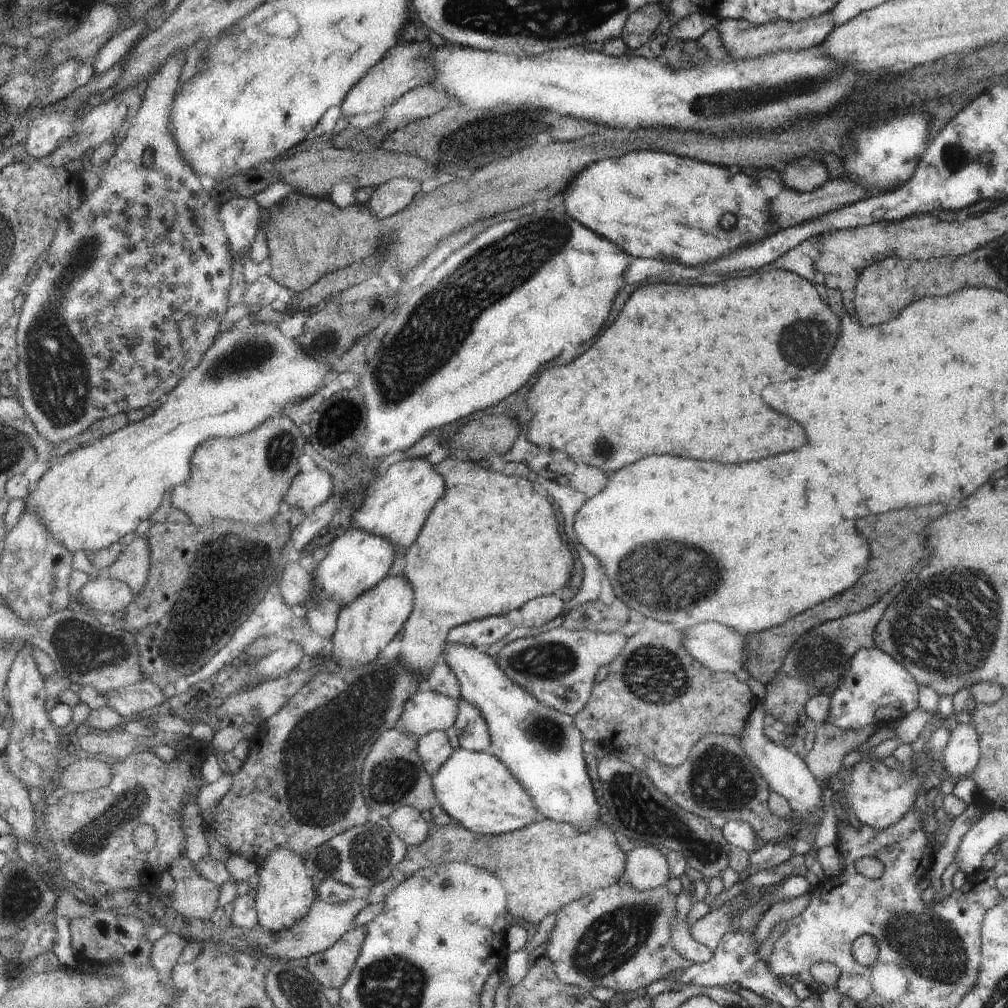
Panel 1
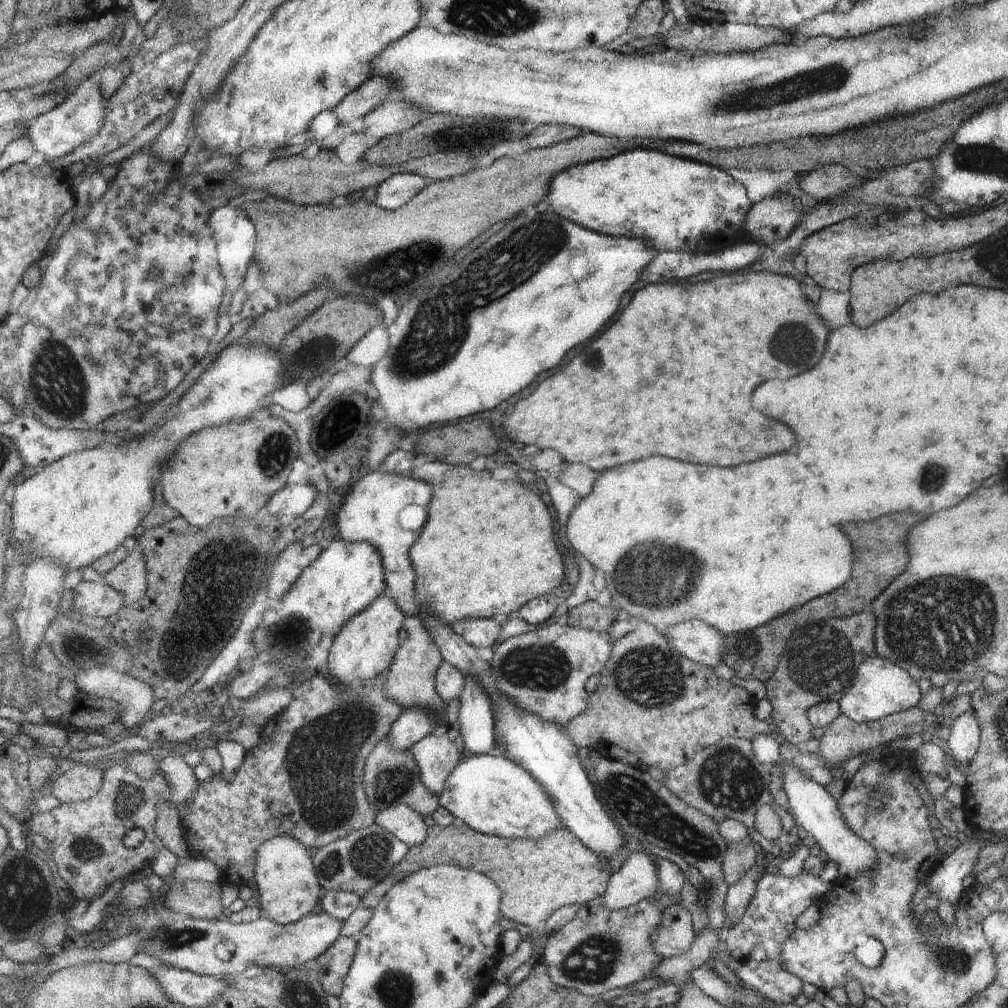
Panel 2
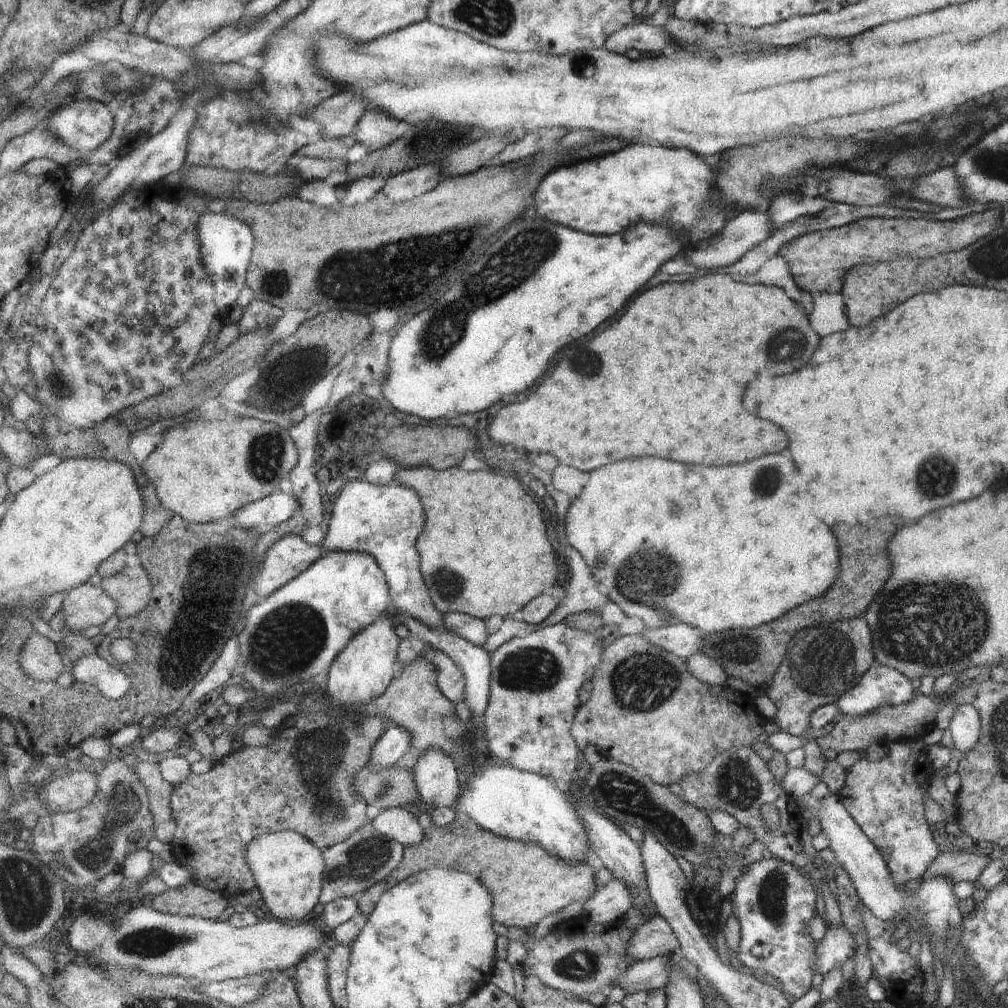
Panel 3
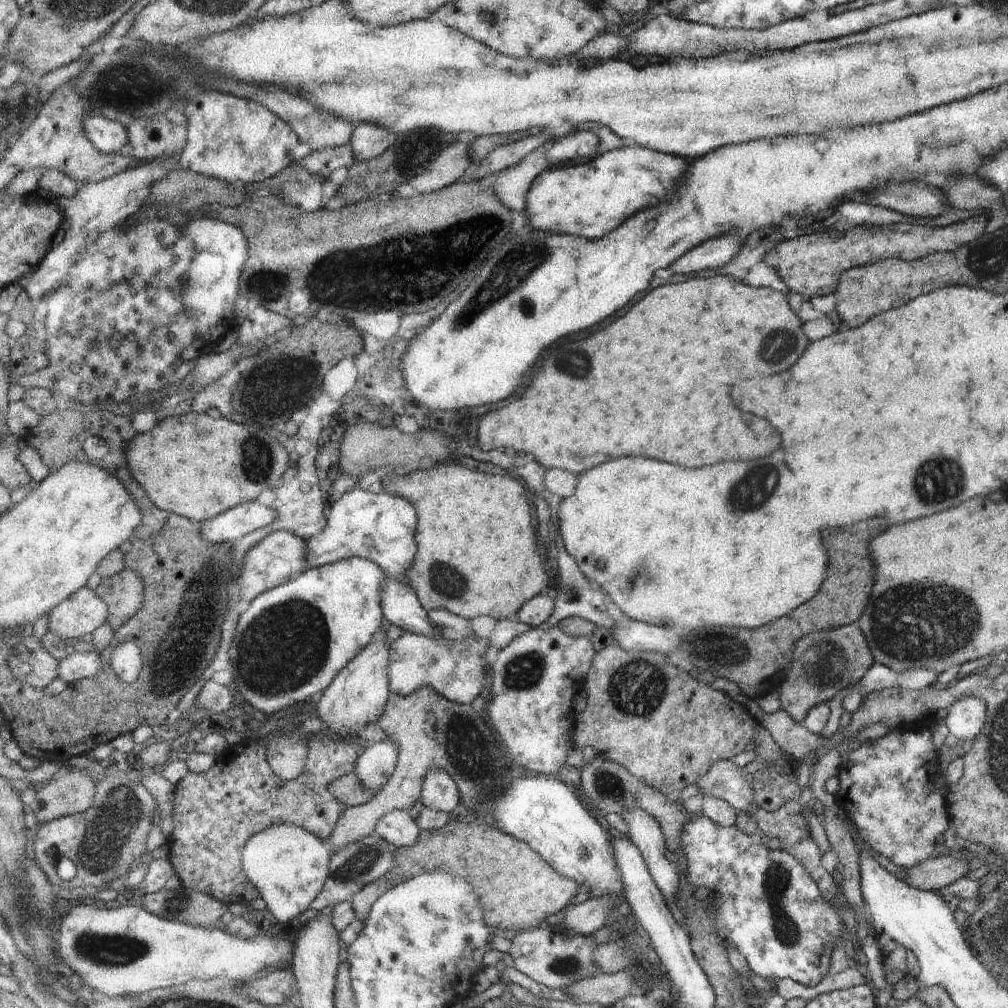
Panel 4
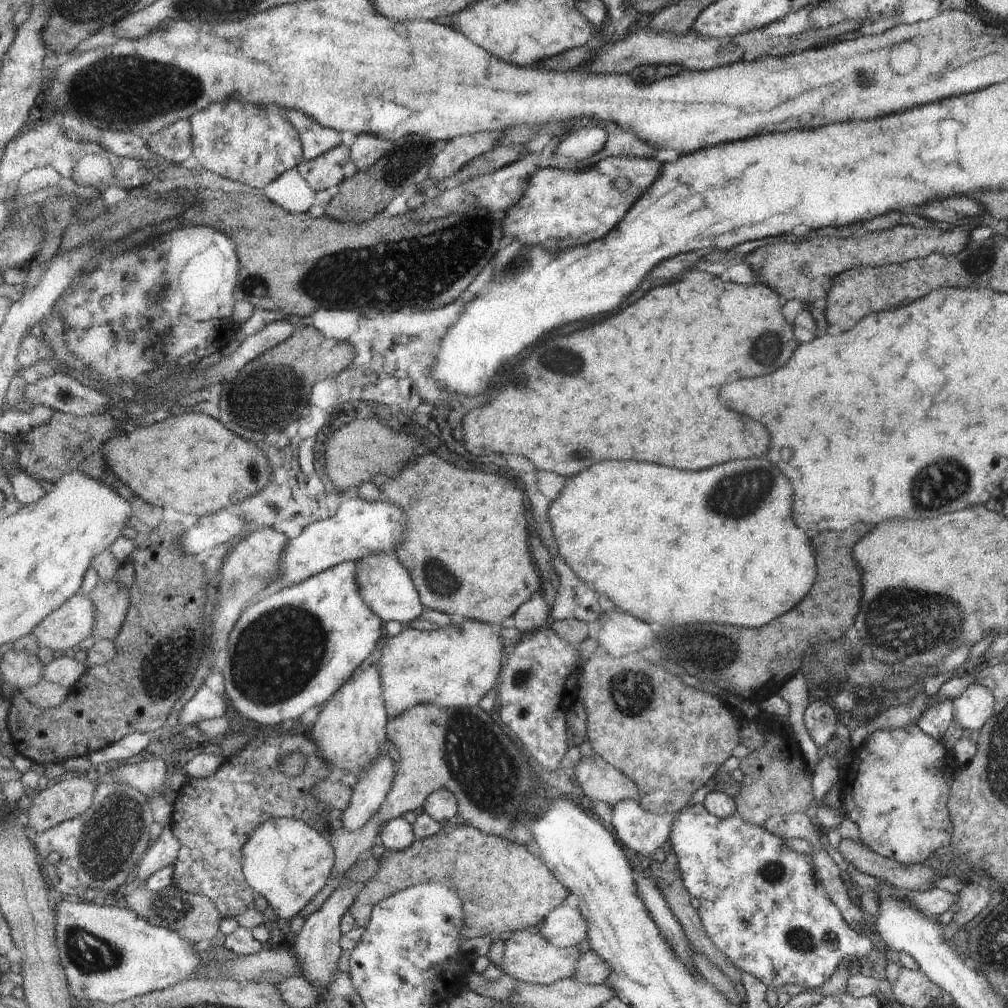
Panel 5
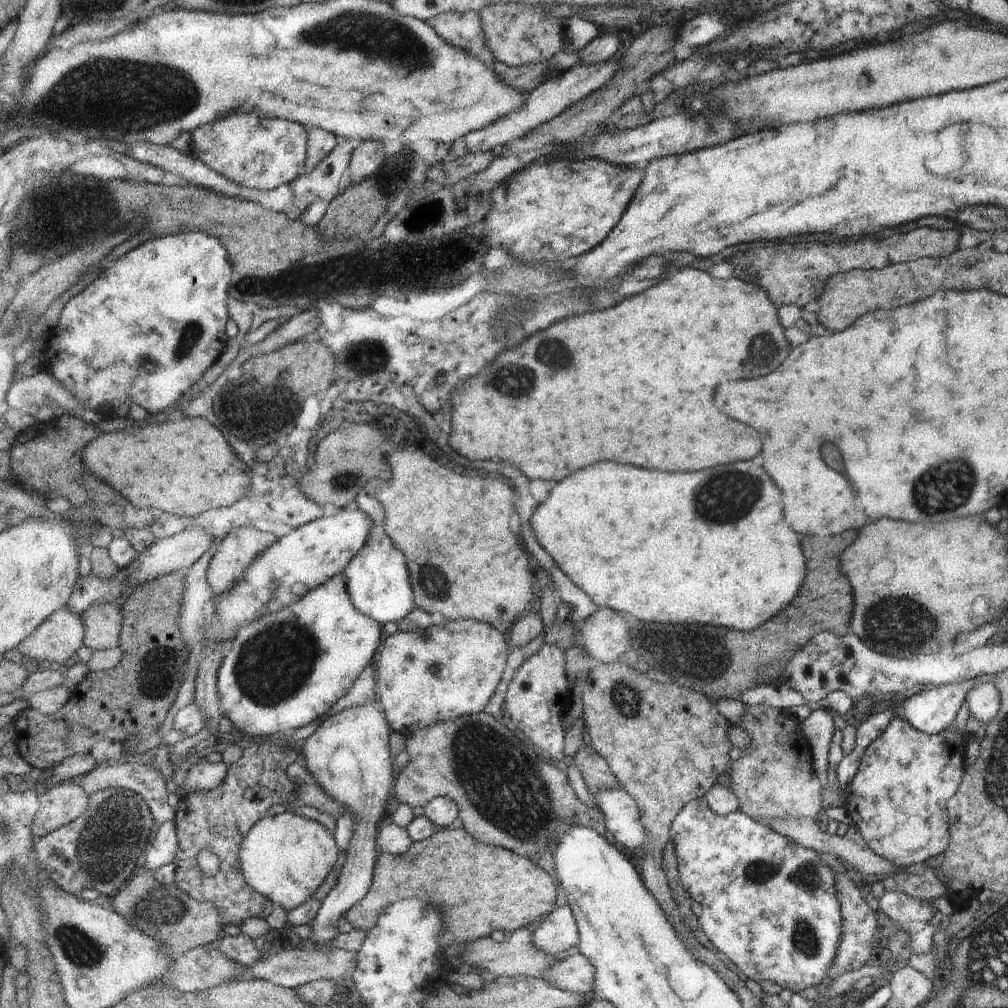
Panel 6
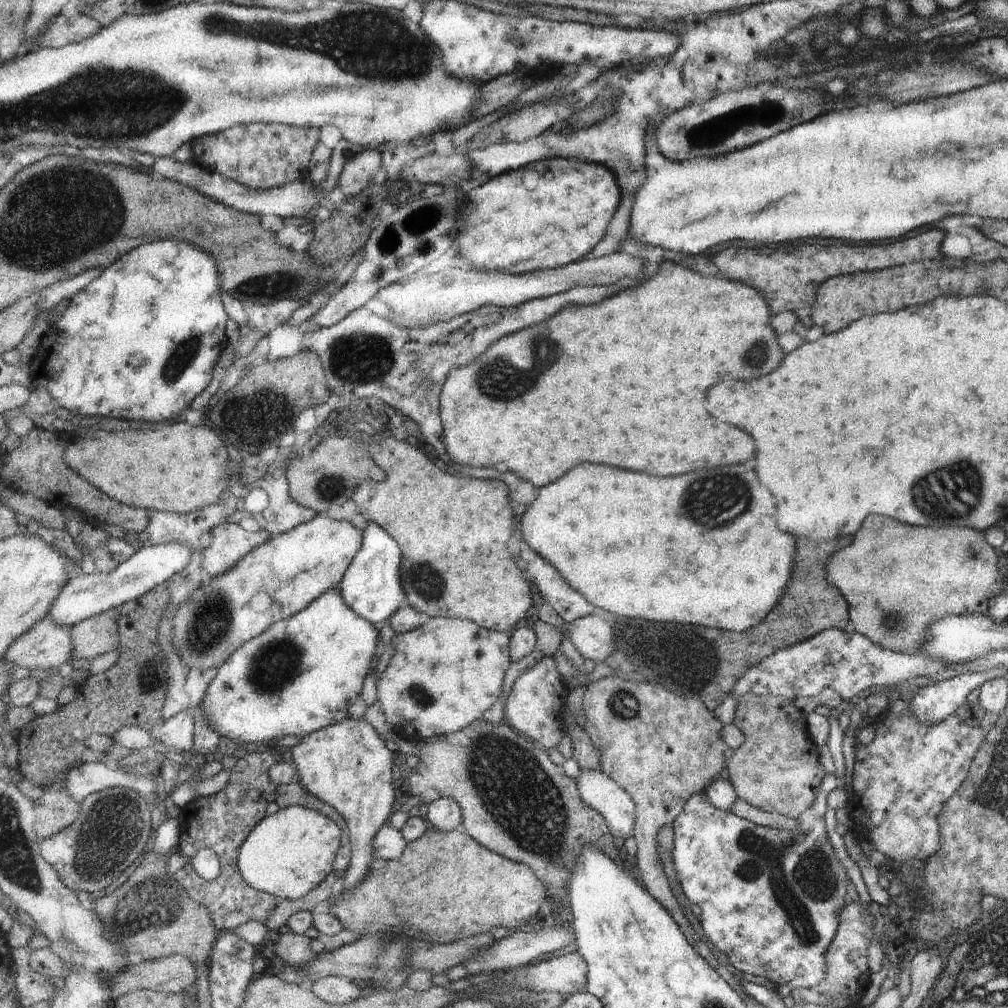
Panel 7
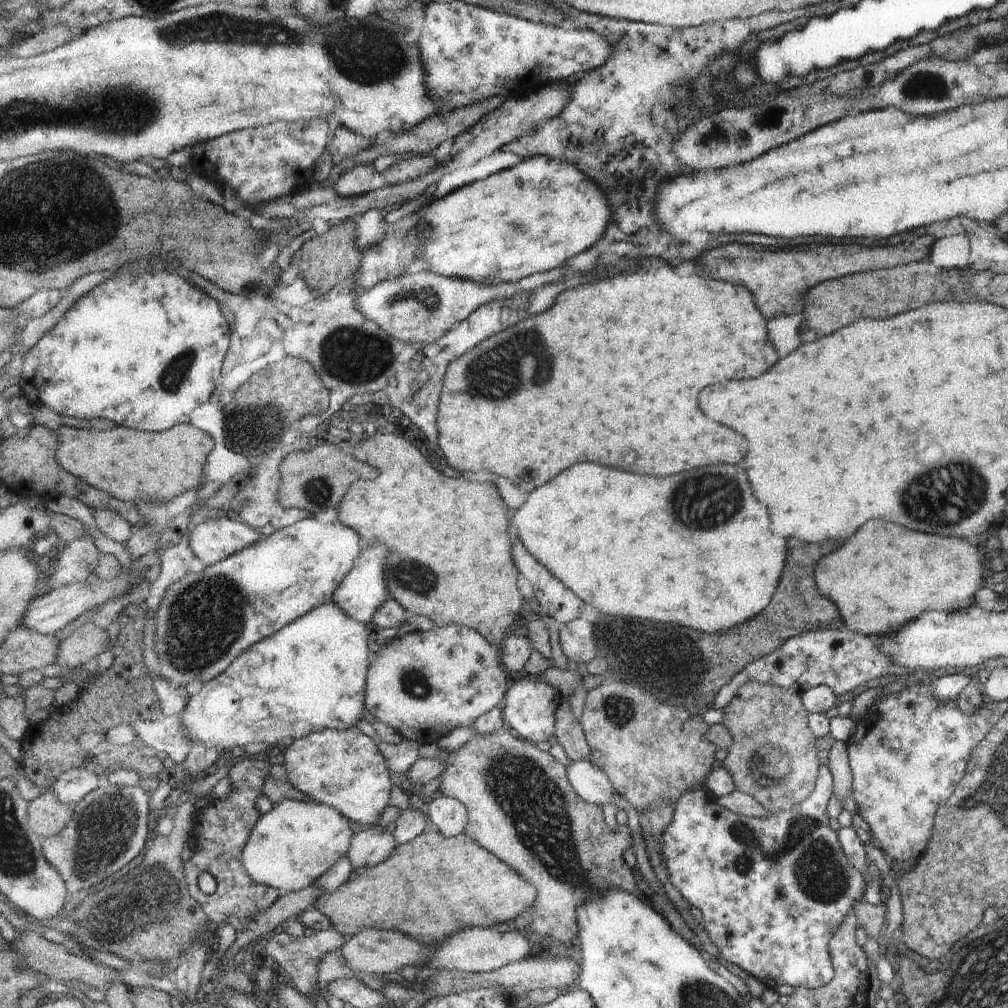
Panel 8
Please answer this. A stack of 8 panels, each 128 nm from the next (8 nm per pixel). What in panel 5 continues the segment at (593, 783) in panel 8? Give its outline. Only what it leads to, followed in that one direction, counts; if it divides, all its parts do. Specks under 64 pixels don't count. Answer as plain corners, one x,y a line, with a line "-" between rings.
627,799
611,808
610,824
619,842
647,857
669,844
674,820
679,813
658,815
646,811
636,800

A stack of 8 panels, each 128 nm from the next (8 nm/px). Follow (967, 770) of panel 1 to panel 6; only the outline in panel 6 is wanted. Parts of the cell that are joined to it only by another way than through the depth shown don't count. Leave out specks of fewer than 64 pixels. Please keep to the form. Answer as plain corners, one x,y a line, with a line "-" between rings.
991,681
971,687
964,700
967,701
968,714
981,724
986,724
999,710
1000,696

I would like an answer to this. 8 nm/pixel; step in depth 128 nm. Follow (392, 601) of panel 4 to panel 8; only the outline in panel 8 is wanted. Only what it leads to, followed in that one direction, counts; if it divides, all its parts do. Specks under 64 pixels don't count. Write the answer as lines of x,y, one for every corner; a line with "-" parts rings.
373,545
372,547
363,549
363,553
359,556
356,565
346,576
346,580
335,591
333,602
341,607
345,614
354,618
357,622
367,624
373,620
373,616
377,609
387,599
393,599
392,594
386,585
383,563
386,561
387,553
381,545

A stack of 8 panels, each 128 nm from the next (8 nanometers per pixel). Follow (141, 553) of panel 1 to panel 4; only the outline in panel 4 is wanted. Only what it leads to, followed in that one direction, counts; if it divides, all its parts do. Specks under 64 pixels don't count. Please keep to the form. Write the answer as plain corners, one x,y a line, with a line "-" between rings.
126,569
111,578
102,579
95,588
97,596
108,604
110,615
107,617
107,624
111,626
113,631
116,632
145,606
146,577
137,571

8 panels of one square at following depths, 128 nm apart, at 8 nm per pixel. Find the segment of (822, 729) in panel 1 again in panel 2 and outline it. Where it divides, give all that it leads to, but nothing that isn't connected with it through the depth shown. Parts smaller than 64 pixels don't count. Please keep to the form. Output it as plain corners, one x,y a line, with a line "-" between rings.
915,705
911,708
882,716
874,721
856,723
840,712
833,719
833,722
827,725
825,732
818,740
819,750
817,750
816,755
819,755
834,768
837,767
839,762
843,762
843,760
845,761
845,759
855,757
856,755
861,755
862,752
889,746
895,738
900,736
909,736
909,734
924,735
921,729
923,728
924,715
924,710
919,705

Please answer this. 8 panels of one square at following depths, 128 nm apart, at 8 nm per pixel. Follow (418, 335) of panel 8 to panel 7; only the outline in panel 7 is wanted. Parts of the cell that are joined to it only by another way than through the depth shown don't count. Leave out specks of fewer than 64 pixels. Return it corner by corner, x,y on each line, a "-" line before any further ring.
613,253
600,259
575,261
558,269
543,269
514,275
508,271
467,270
464,265
441,274
415,274
411,280
404,279
382,288
376,298
385,303
390,315
385,319
400,327
416,329
453,320
455,317
479,310
487,305
516,307
530,300
555,296
574,286
595,286
595,284
615,284
623,276
639,278
643,274
643,261
629,253

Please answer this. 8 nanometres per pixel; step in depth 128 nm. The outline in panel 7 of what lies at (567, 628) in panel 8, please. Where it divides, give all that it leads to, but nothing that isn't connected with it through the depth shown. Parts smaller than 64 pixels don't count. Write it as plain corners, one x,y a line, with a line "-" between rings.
591,615
573,621
567,633
584,659
608,663
616,649
614,624
614,617

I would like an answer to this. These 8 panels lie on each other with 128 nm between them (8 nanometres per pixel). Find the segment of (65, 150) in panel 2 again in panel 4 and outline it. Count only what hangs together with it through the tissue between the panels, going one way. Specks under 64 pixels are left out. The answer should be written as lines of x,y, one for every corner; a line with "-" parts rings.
89,110
84,118
87,138
104,153
125,153
130,144
126,126

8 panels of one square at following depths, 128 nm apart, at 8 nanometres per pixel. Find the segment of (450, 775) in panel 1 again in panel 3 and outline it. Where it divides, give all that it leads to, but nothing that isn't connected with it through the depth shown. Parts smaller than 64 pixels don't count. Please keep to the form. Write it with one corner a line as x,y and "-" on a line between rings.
499,761
497,768
475,776
467,790
460,794
455,810
473,819
479,826
499,836
535,843
551,856
579,865
587,860
592,842
576,804
564,786
543,775
530,773

